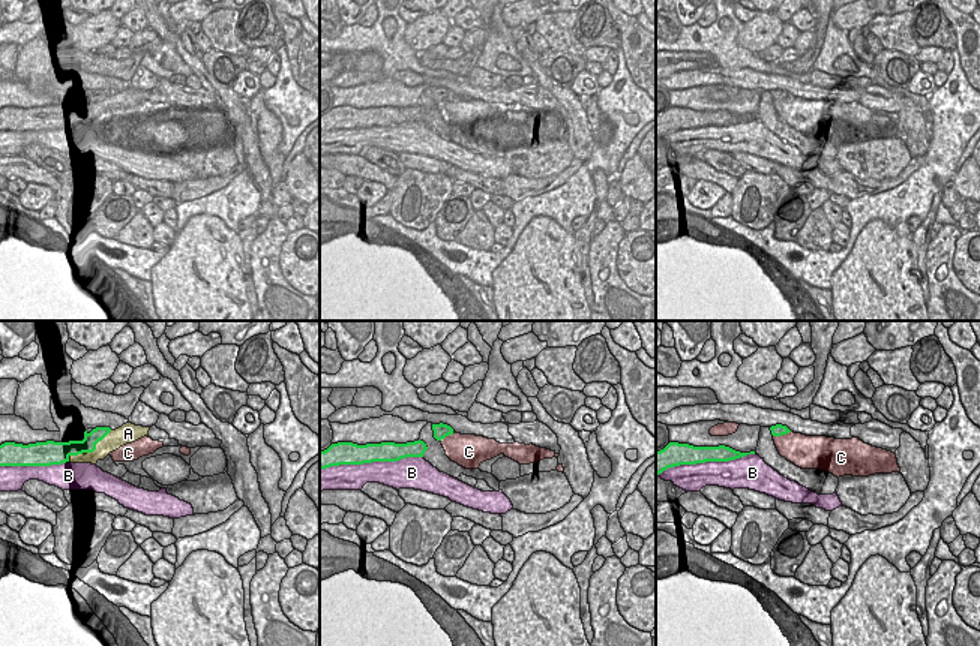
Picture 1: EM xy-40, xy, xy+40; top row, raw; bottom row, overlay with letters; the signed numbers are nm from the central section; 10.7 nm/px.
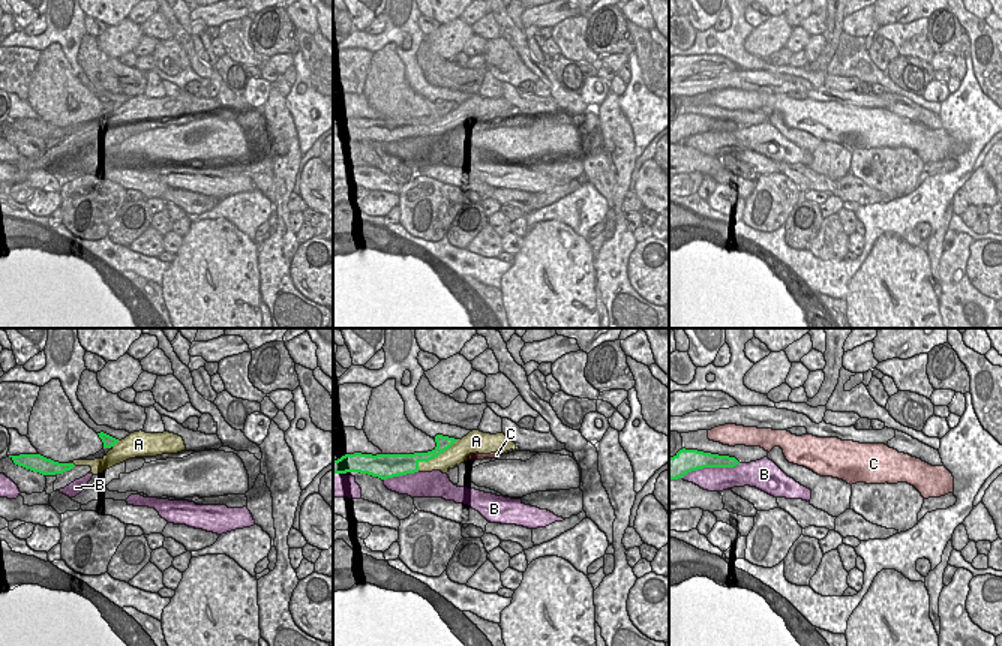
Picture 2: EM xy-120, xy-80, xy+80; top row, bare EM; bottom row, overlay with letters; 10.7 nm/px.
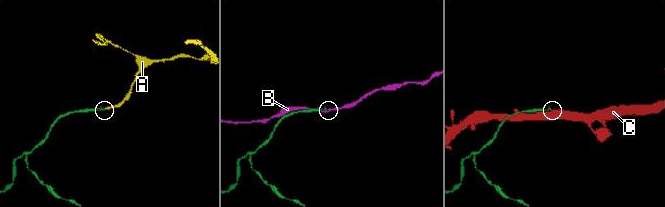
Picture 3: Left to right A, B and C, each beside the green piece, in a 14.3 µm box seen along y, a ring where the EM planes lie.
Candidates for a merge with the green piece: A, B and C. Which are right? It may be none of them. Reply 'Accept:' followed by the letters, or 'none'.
Accept: A

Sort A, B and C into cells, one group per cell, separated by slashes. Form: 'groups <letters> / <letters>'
groups A / B / C

